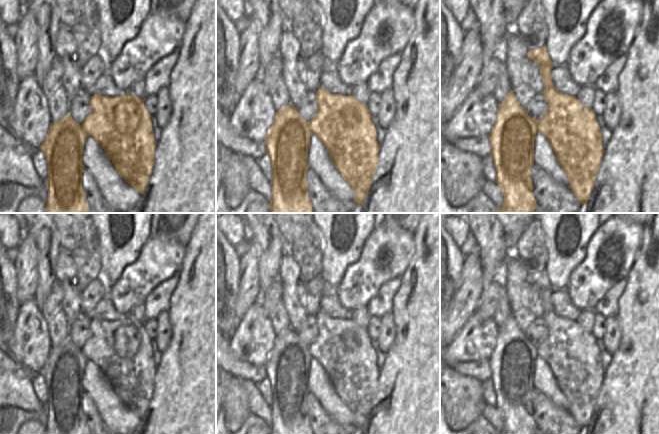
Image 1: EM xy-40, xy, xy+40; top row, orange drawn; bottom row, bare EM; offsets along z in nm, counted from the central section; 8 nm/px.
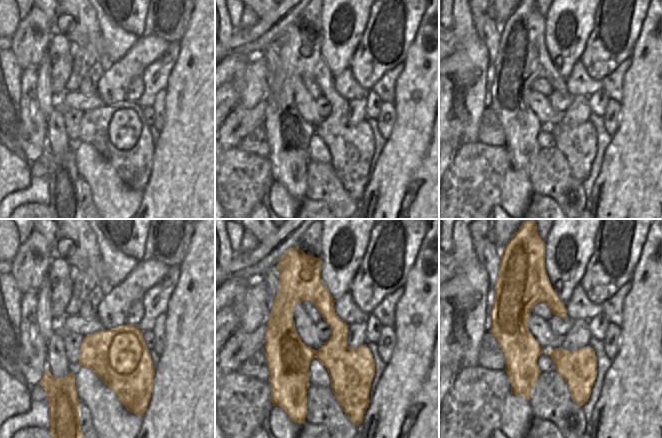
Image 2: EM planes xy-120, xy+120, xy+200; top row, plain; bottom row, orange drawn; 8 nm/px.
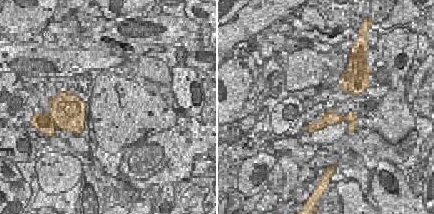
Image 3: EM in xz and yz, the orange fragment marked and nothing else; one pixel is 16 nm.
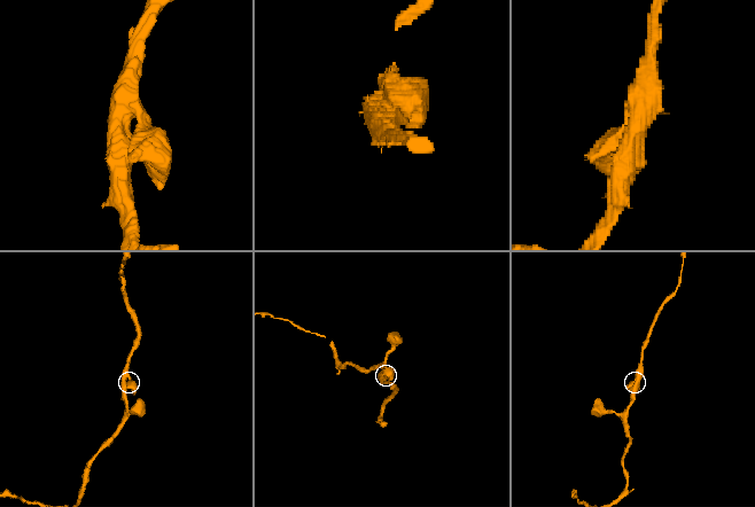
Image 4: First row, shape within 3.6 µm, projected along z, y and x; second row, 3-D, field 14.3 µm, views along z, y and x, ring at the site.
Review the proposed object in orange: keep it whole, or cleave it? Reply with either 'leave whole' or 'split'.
leave whole

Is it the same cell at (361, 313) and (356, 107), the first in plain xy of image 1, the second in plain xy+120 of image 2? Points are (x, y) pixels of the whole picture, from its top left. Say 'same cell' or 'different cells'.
same cell

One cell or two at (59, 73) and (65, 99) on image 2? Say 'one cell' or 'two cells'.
two cells

